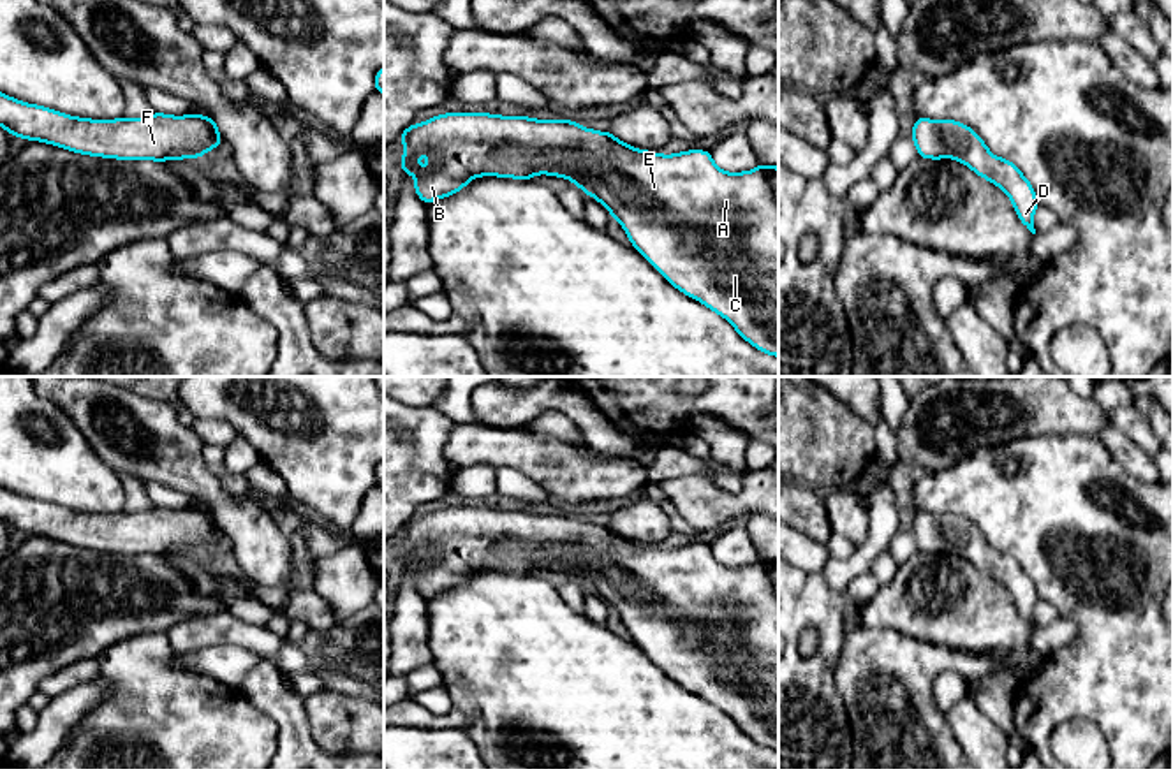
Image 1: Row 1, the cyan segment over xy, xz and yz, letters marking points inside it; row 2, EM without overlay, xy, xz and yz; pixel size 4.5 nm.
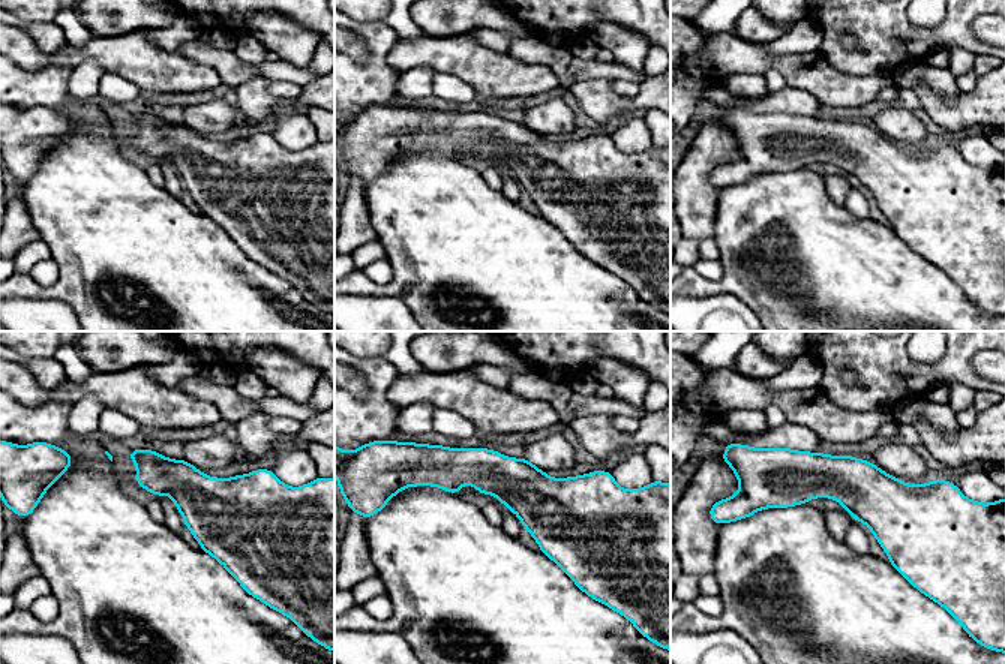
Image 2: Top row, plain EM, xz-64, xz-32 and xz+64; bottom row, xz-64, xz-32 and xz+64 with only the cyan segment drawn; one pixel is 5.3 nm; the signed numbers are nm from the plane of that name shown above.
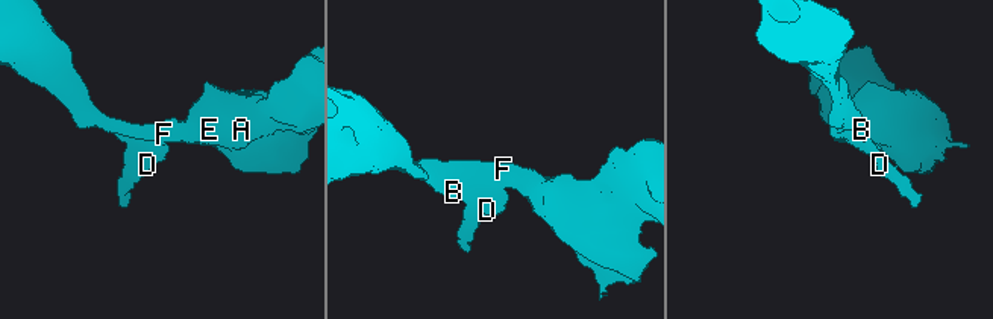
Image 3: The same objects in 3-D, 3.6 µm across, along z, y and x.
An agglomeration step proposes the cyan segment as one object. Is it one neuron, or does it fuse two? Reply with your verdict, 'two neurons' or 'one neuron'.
one neuron

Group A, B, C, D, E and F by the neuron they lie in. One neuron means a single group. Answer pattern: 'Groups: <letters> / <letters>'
Groups: A B C D E F

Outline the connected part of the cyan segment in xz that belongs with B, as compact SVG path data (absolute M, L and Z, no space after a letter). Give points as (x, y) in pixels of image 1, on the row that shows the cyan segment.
M446 113L409 125L398 139L403 141L400 171L416 176L414 188L424 204L460 192L479 176L532 179L550 174L571 179L618 220L631 245L673 287L724 317L757 350L778 357L778 167L759 164L752 171L726 172L705 150L675 155L639 151L611 132L585 128L565 118L534 120L523 114Z

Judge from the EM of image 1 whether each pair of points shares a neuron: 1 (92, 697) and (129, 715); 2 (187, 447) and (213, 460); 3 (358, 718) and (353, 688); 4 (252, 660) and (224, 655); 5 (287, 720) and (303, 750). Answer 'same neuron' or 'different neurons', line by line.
1: different neurons
2: different neurons
3: different neurons
4: same neuron
5: same neuron

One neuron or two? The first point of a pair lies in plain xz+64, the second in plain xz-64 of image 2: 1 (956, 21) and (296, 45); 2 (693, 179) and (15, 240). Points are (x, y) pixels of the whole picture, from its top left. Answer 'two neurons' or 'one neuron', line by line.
1: two neurons
2: one neuron

